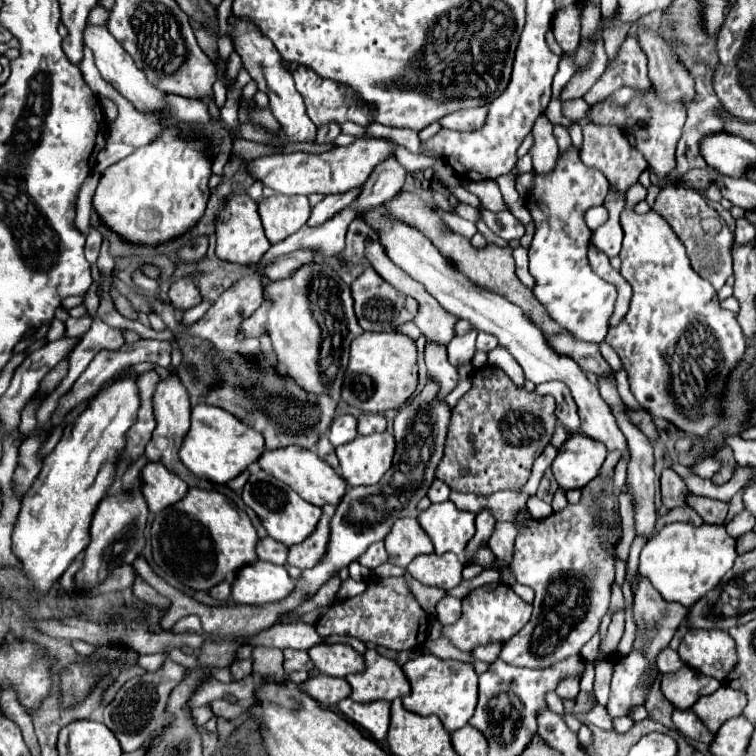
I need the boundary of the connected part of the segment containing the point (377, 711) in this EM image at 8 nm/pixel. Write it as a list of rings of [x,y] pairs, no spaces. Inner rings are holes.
[[[342,699],[338,703],[338,709],[354,723],[358,723],[362,729],[366,729],[376,741],[382,741],[388,733],[390,725],[390,703],[378,701],[378,703],[354,703],[352,699]]]

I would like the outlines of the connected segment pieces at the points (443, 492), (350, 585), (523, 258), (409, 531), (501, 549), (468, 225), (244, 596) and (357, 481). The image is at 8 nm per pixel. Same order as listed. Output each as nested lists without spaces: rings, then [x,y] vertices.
[[[434,479],[434,483],[428,489],[428,499],[432,503],[442,503],[442,501],[448,501],[448,495],[450,495],[450,489],[446,487],[446,483]]]
[[[346,579],[346,581],[342,581],[342,585],[340,585],[338,593],[336,593],[336,599],[338,599],[338,597],[340,597],[340,599],[350,599],[350,597],[356,597],[356,595],[364,593],[364,591],[366,591],[366,587],[368,587],[368,583],[366,583],[366,581]]]
[[[516,247],[516,249],[514,249],[514,260],[518,278],[524,285],[532,288],[535,280],[532,275],[530,275],[530,271],[528,271],[528,249]]]
[[[416,517],[398,519],[384,543],[390,563],[400,567],[408,567],[408,563],[422,553],[434,553],[434,545]]]
[[[496,523],[494,539],[490,539],[490,551],[498,561],[510,563],[514,557],[514,539],[516,539],[516,527],[512,523]]]
[[[437,205],[434,206],[433,209],[438,215],[440,215],[440,217],[442,217],[444,223],[446,223],[452,231],[466,237],[467,239],[471,239],[478,231],[475,224],[461,218],[457,214],[447,213]]]
[[[256,561],[240,569],[232,585],[232,599],[240,605],[266,605],[286,599],[294,587],[286,567]]]
[[[374,433],[374,435],[368,435],[368,437],[358,435],[352,443],[338,447],[336,455],[338,455],[338,461],[340,461],[340,473],[342,473],[344,481],[352,487],[376,485],[384,477],[384,473],[390,469],[394,449],[396,449],[396,441],[394,441],[394,435],[390,435],[390,433]]]

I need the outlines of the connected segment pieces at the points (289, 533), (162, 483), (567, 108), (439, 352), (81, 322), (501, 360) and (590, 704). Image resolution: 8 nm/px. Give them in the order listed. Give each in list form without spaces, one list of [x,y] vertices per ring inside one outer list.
[[[250,467],[250,479],[248,483],[244,485],[244,491],[242,491],[242,501],[260,517],[262,525],[266,527],[268,535],[272,539],[278,539],[282,543],[286,543],[288,547],[290,545],[296,545],[296,543],[302,543],[306,537],[310,537],[320,521],[320,515],[322,515],[322,509],[316,507],[316,505],[310,505],[308,501],[304,501],[302,497],[298,497],[288,483],[282,483],[278,481],[276,477],[268,475],[266,471],[262,471],[260,467]]]
[[[148,463],[142,469],[140,479],[142,479],[142,493],[152,513],[160,513],[162,509],[174,505],[188,491],[186,481],[168,471],[162,463]]]
[[[576,99],[576,101],[566,101],[562,103],[562,111],[568,119],[574,119],[574,121],[584,121],[586,117],[586,111],[588,111],[588,105],[584,103],[584,99]]]
[[[426,343],[426,365],[428,373],[432,375],[432,379],[440,389],[438,401],[442,401],[458,385],[458,369],[448,363],[446,347],[434,347],[432,343]]]
[[[86,315],[84,319],[72,319],[72,317],[68,317],[66,321],[64,321],[64,325],[66,325],[66,331],[64,331],[64,337],[82,337],[88,329],[90,329],[90,317]]]
[[[497,346],[490,351],[488,353],[488,364],[502,369],[519,387],[524,386],[525,377],[523,369],[506,348]]]
[[[580,691],[576,699],[564,699],[564,711],[568,715],[586,715],[596,705],[598,705],[598,702],[594,695],[592,693],[584,693],[584,691]]]

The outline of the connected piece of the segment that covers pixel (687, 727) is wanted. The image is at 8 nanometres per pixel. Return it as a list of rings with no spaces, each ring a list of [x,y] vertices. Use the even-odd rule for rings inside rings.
[[[676,709],[672,715],[672,721],[674,721],[676,729],[690,739],[696,739],[696,741],[702,741],[708,745],[714,741],[714,733],[706,729],[706,725],[698,719],[698,715],[692,709],[690,711],[678,711]]]

